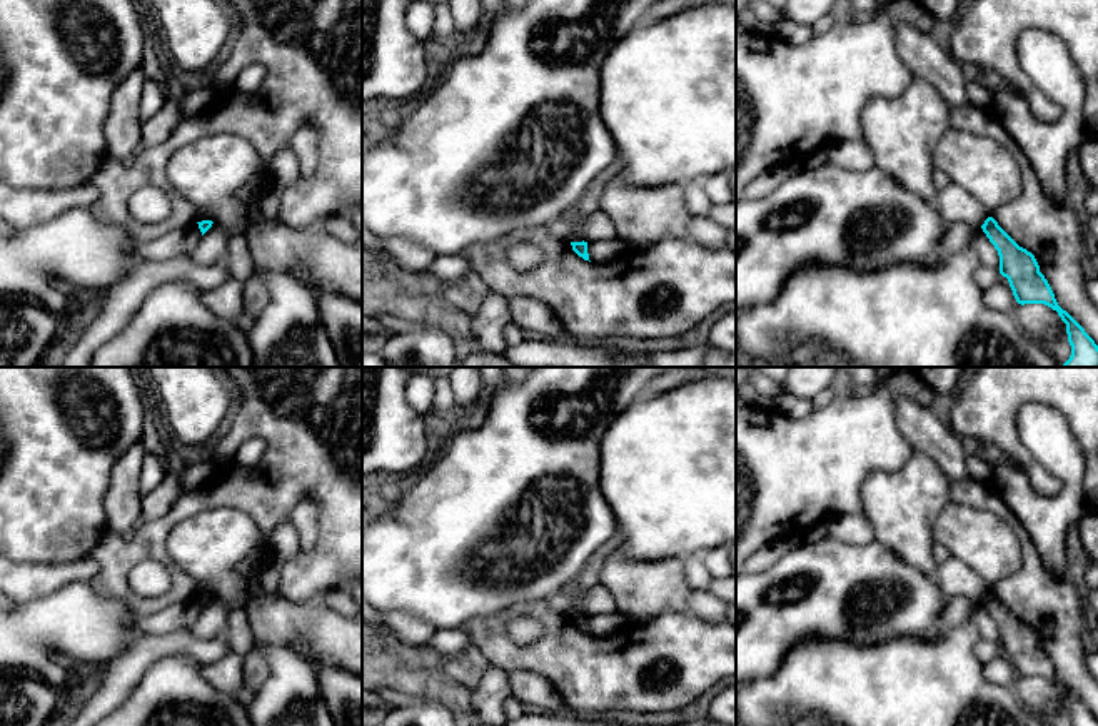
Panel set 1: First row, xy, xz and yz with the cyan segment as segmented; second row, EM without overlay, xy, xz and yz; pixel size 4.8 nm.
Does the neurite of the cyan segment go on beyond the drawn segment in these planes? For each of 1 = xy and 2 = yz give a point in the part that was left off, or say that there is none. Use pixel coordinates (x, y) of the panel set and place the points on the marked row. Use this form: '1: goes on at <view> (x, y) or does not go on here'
1: does not go on here
2: does not go on here

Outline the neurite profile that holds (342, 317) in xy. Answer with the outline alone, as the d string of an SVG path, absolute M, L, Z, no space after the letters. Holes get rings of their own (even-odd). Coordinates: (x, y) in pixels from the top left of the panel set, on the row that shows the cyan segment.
M307 280L300 282L309 287L319 302L319 312L340 367L362 367L362 304L332 290L319 290Z

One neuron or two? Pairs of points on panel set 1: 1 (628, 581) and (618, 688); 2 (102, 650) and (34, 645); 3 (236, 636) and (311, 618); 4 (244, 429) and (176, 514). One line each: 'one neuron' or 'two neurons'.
1: two neurons
2: one neuron
3: two neurons
4: one neuron

